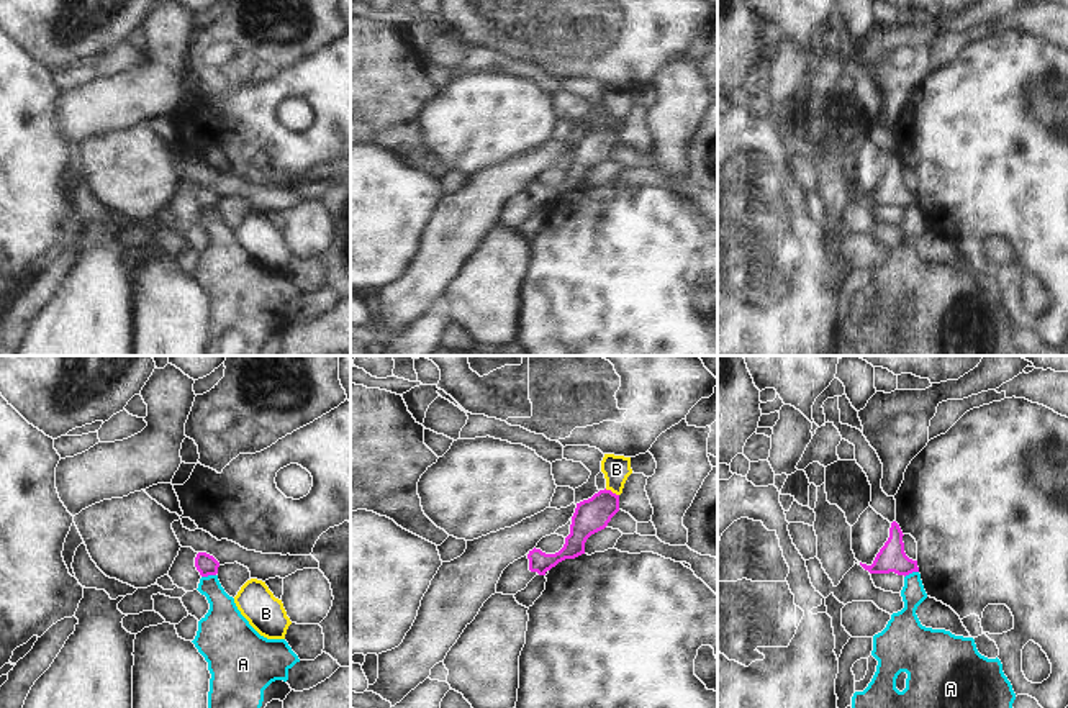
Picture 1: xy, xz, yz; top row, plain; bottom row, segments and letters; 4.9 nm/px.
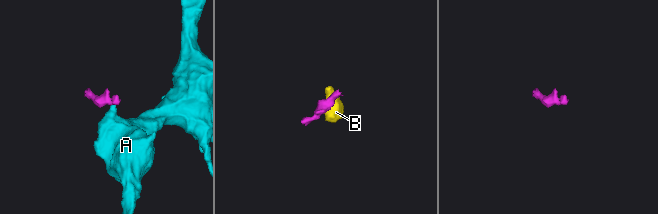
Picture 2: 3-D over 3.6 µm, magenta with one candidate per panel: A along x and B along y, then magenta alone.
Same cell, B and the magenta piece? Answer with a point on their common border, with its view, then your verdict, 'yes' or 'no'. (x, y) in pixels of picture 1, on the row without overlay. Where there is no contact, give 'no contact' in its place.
meets magenta in xz at (610, 123); no

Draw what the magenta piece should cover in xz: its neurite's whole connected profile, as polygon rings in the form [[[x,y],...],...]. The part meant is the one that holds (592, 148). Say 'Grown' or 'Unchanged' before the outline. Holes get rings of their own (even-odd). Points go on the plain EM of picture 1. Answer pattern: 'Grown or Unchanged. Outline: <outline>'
Grown. Outline: [[[606,121],[577,136],[570,167],[565,170],[563,180],[555,187],[545,187],[534,180],[524,190],[509,197],[496,216],[496,226],[516,228],[524,223],[536,208],[547,208],[559,195],[585,187],[586,172],[604,162],[618,144],[619,128]]]

